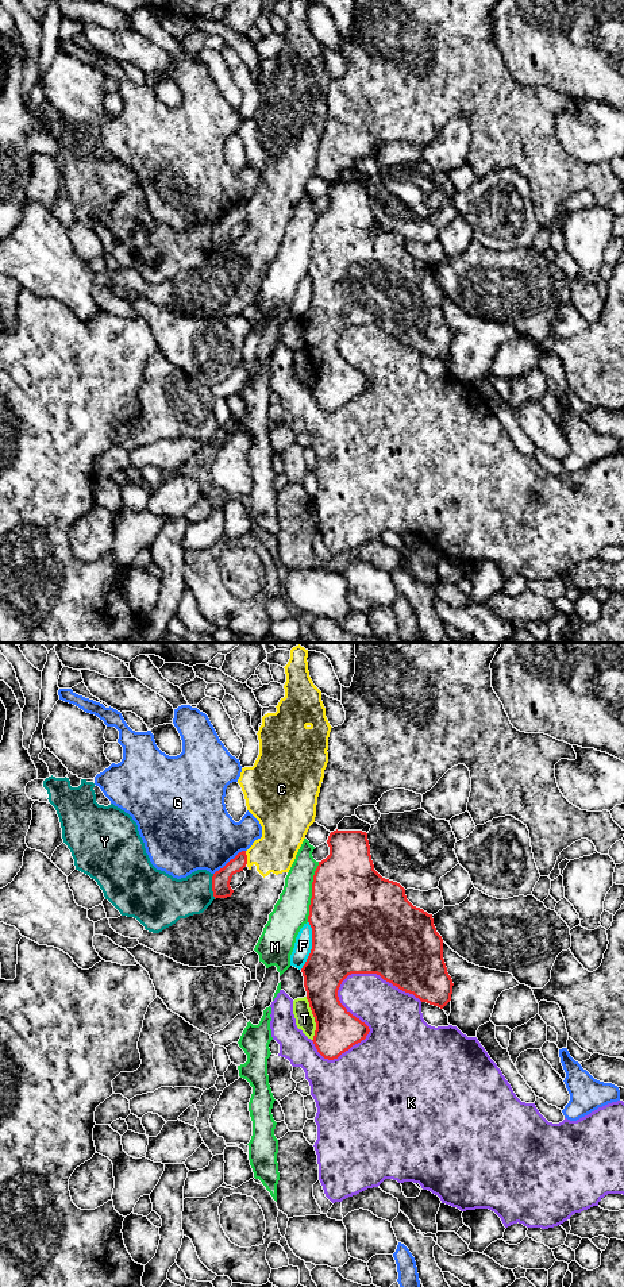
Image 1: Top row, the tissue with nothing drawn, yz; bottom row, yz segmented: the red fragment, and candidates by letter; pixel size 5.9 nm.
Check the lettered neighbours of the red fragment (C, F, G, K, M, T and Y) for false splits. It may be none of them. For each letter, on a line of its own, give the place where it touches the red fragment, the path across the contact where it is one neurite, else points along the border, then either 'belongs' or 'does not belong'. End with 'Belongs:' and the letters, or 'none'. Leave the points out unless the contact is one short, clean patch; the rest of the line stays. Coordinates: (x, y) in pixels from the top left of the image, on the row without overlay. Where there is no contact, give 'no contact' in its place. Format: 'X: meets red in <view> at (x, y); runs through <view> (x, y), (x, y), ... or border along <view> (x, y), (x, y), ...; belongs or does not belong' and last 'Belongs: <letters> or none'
C: meets red in yz at (246, 209); does not belong
F: meets red in yz at (312, 297); does not belong
G: meets red in yz at (230, 212); does not belong
K: meets red in yz at (339, 353); does not belong
M: meets red in yz at (312, 243); does not belong
T: meets red in yz at (315, 370); does not belong
Y: meets red in yz at (212, 238); border along yz (212, 226), (212, 247), (215, 250); does not belong
Belongs: none

